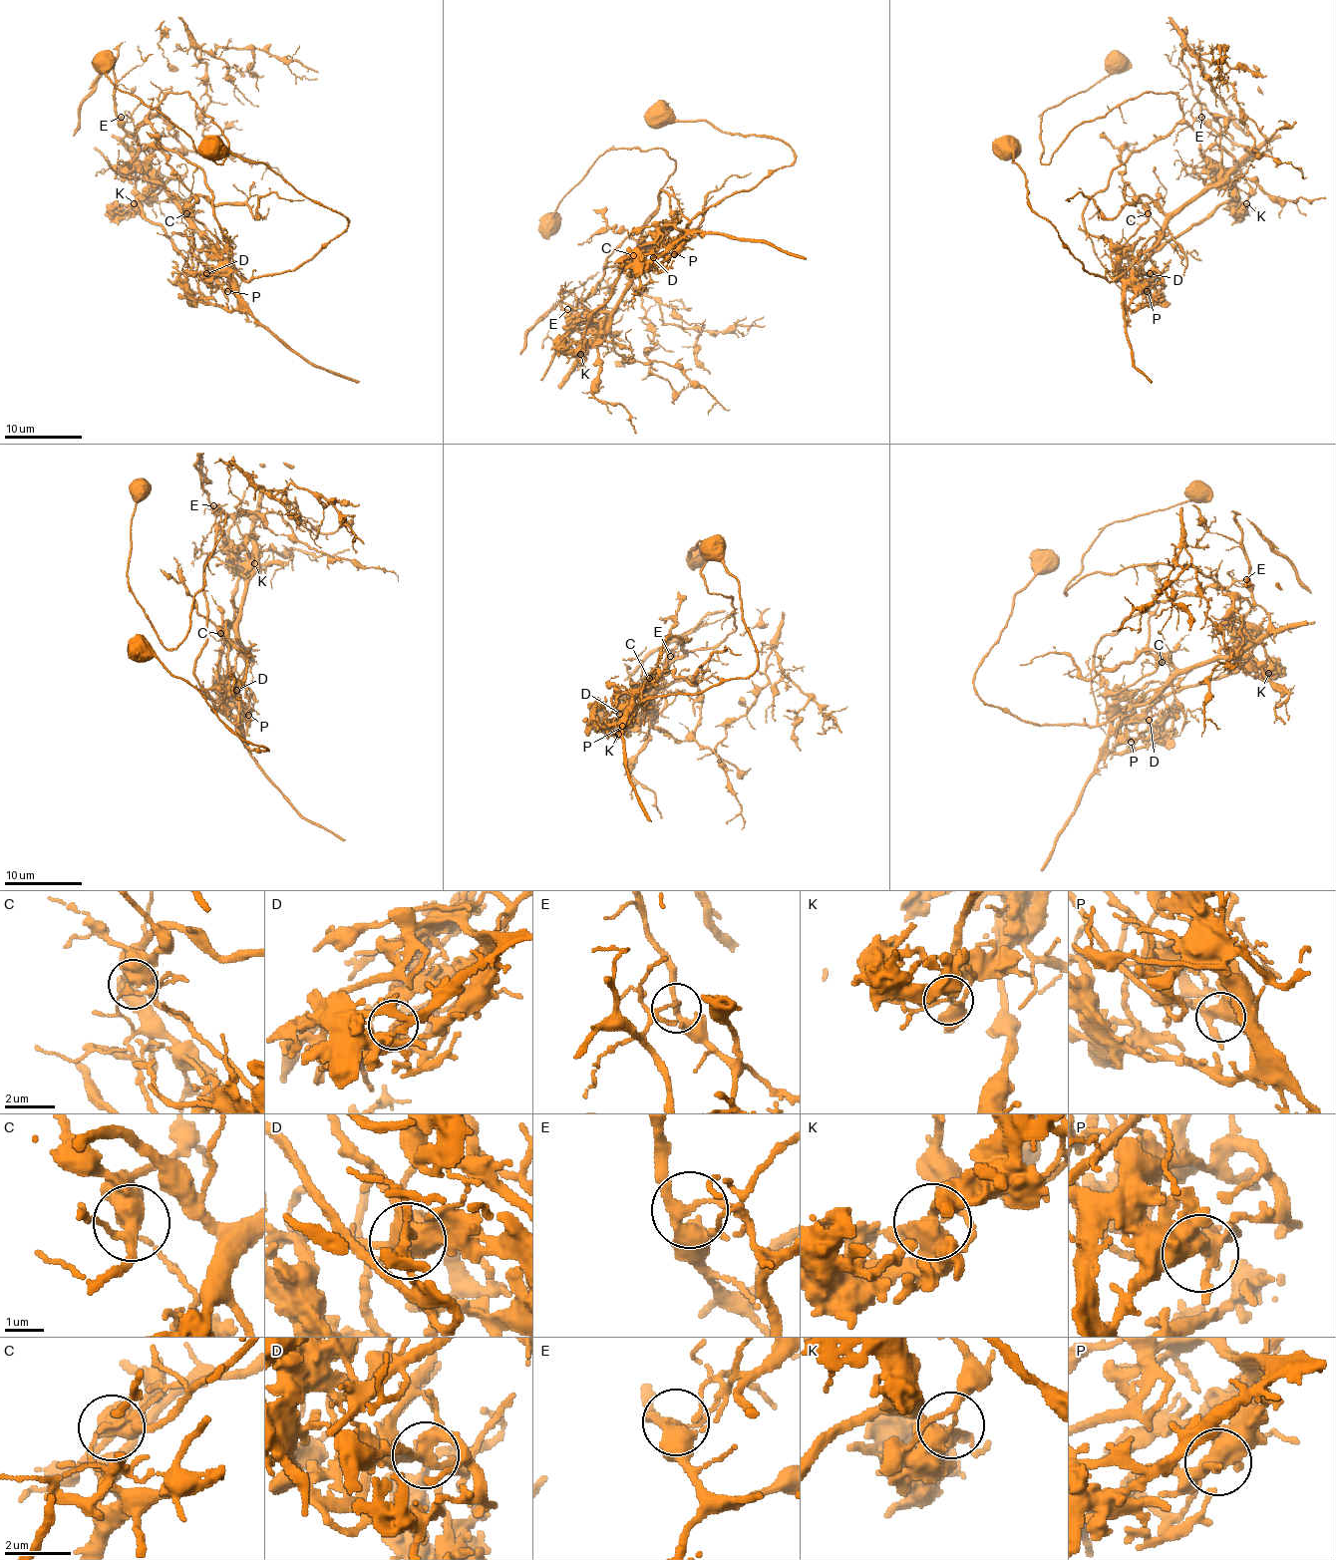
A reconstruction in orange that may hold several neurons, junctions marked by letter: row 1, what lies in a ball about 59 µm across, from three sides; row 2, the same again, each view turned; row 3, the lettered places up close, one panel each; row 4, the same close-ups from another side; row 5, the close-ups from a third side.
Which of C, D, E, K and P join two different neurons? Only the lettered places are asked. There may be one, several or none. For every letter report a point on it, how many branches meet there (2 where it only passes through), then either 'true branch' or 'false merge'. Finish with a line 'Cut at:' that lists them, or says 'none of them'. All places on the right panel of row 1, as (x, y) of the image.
C: at (1148, 213); 4 branches meet; false merge
D: at (1150, 273); 4 branches meet; true branch
E: at (1201, 117); 3 branches meet; false merge
K: at (1246, 203); 4 branches meet; false merge
P: at (1147, 291); 4 branches meet; true branch
Cut at: C, E, K

